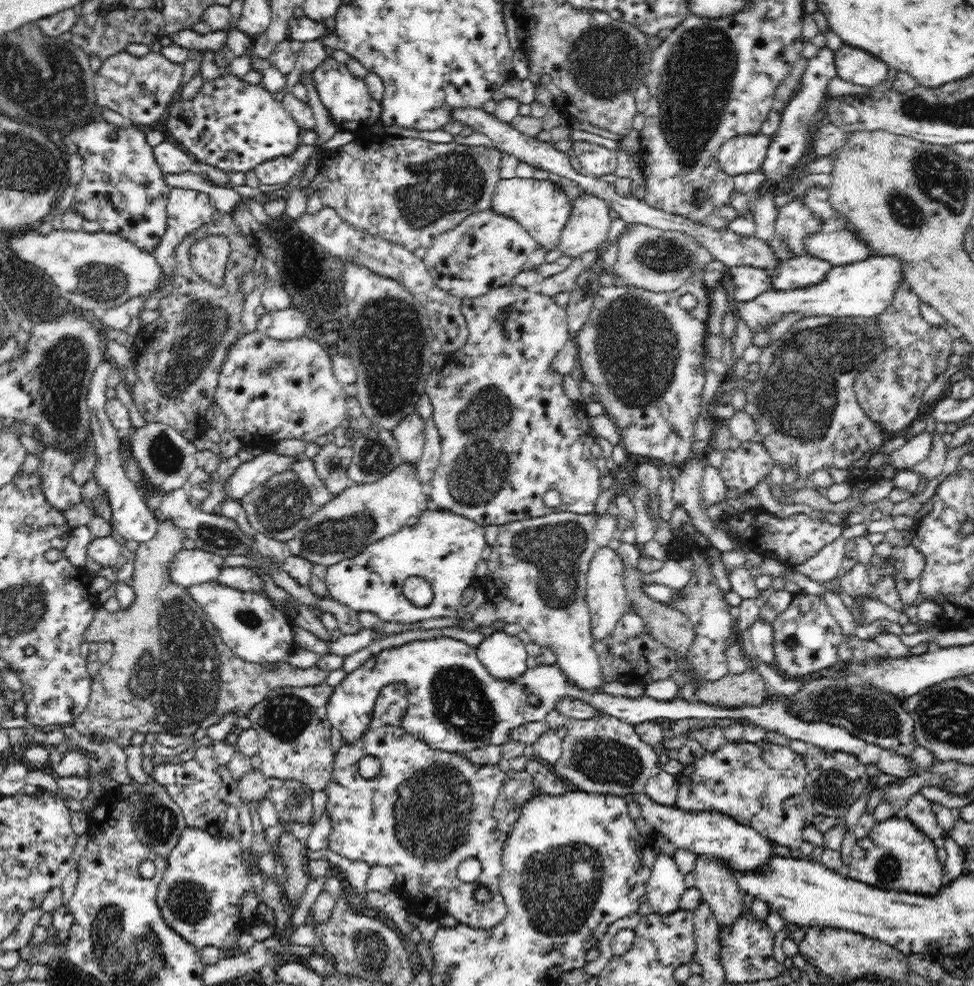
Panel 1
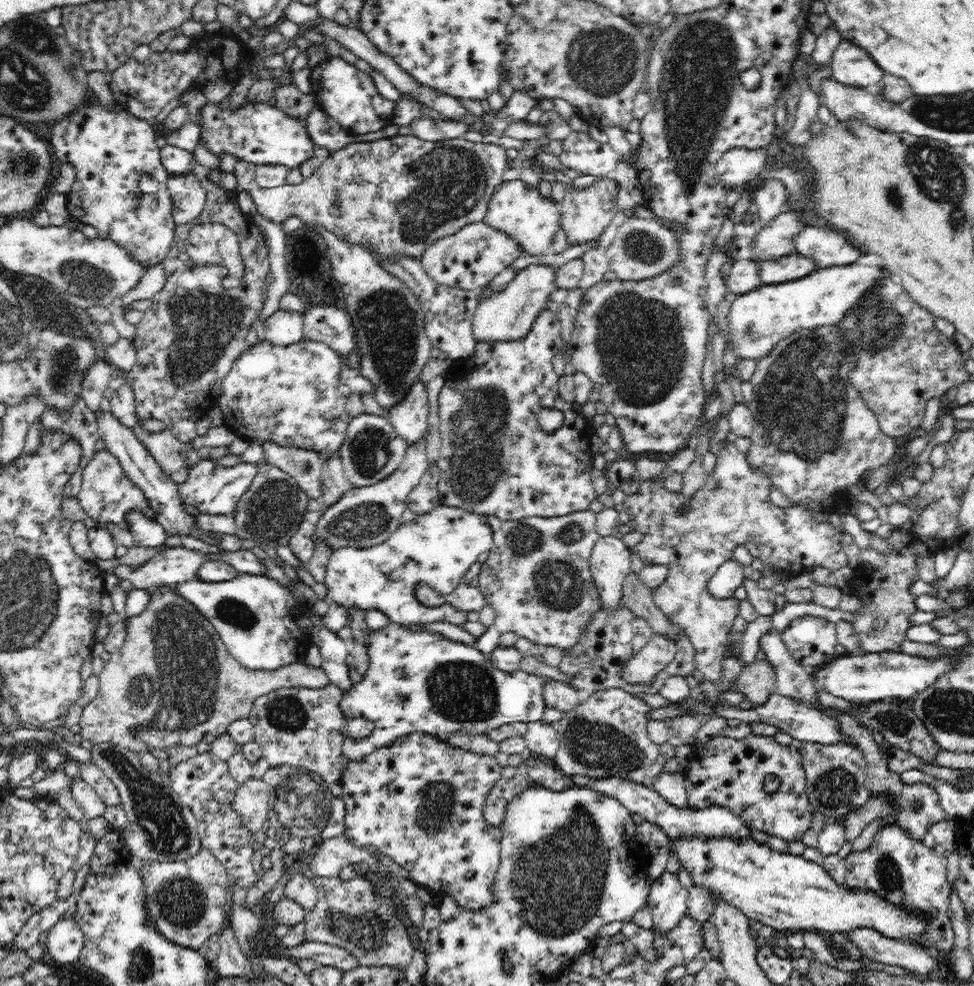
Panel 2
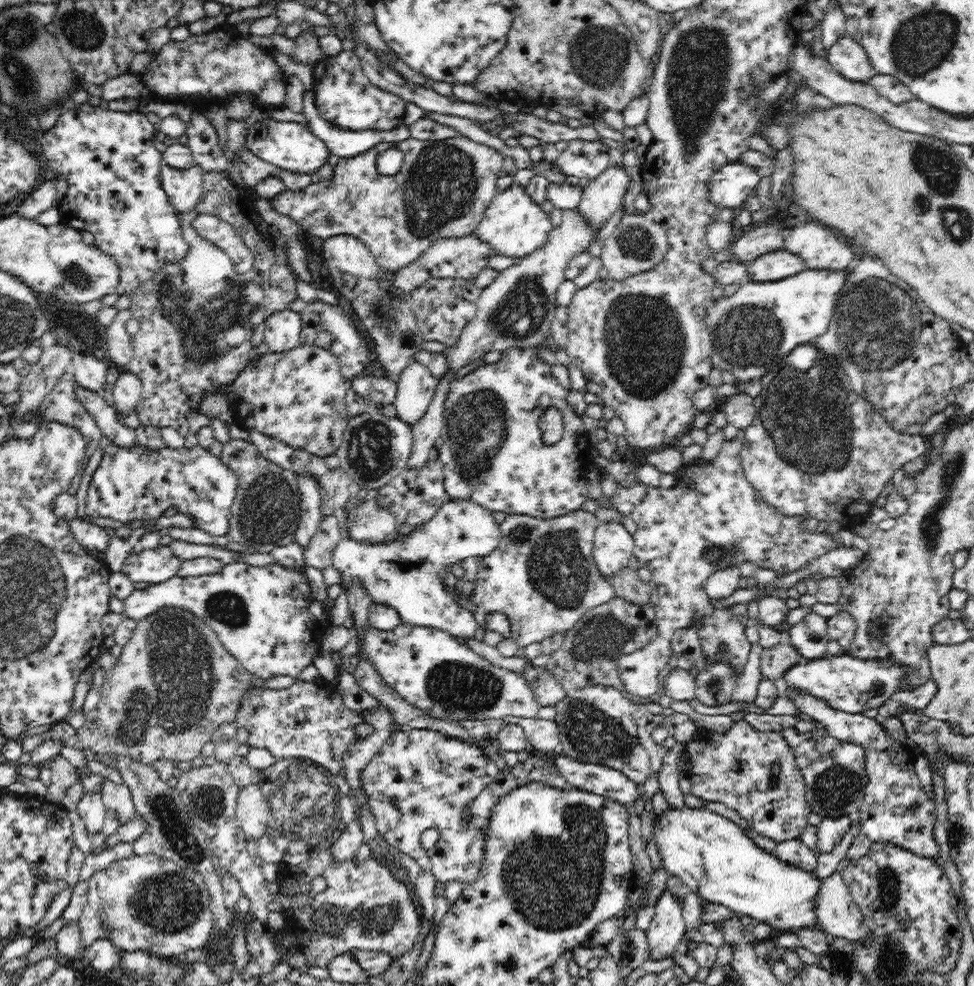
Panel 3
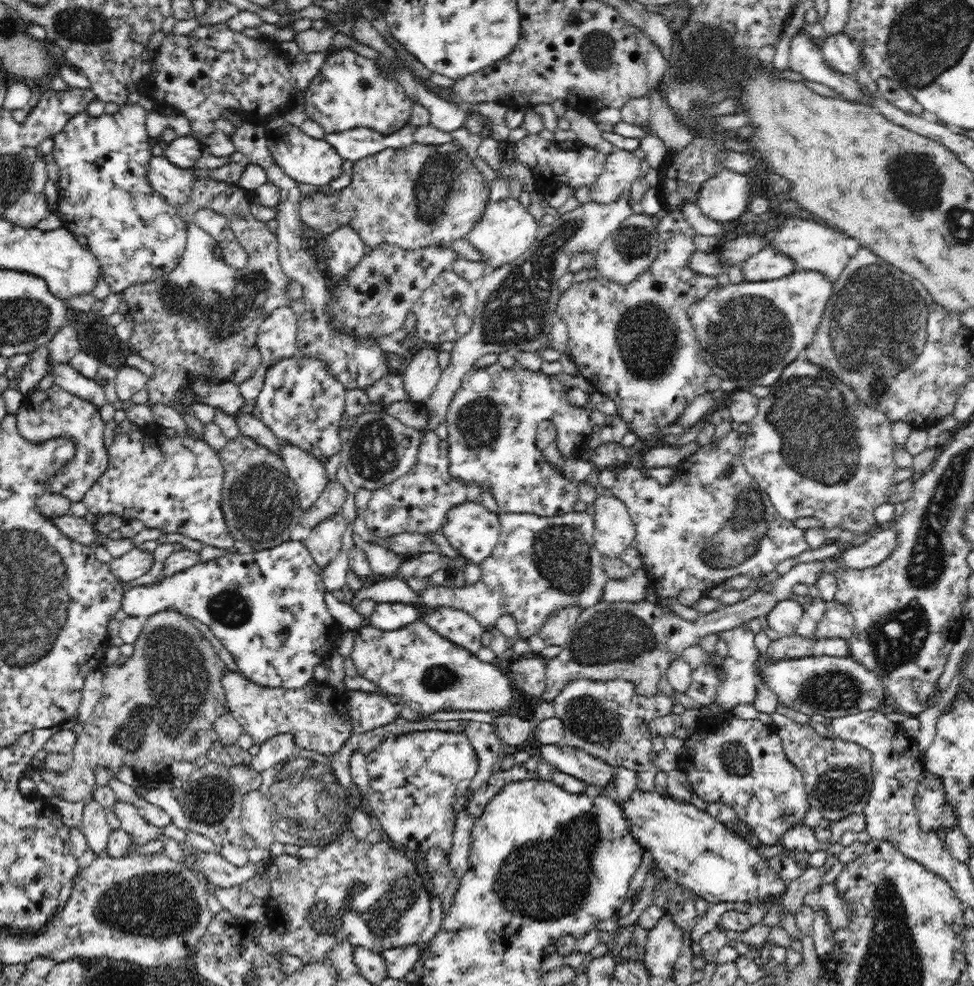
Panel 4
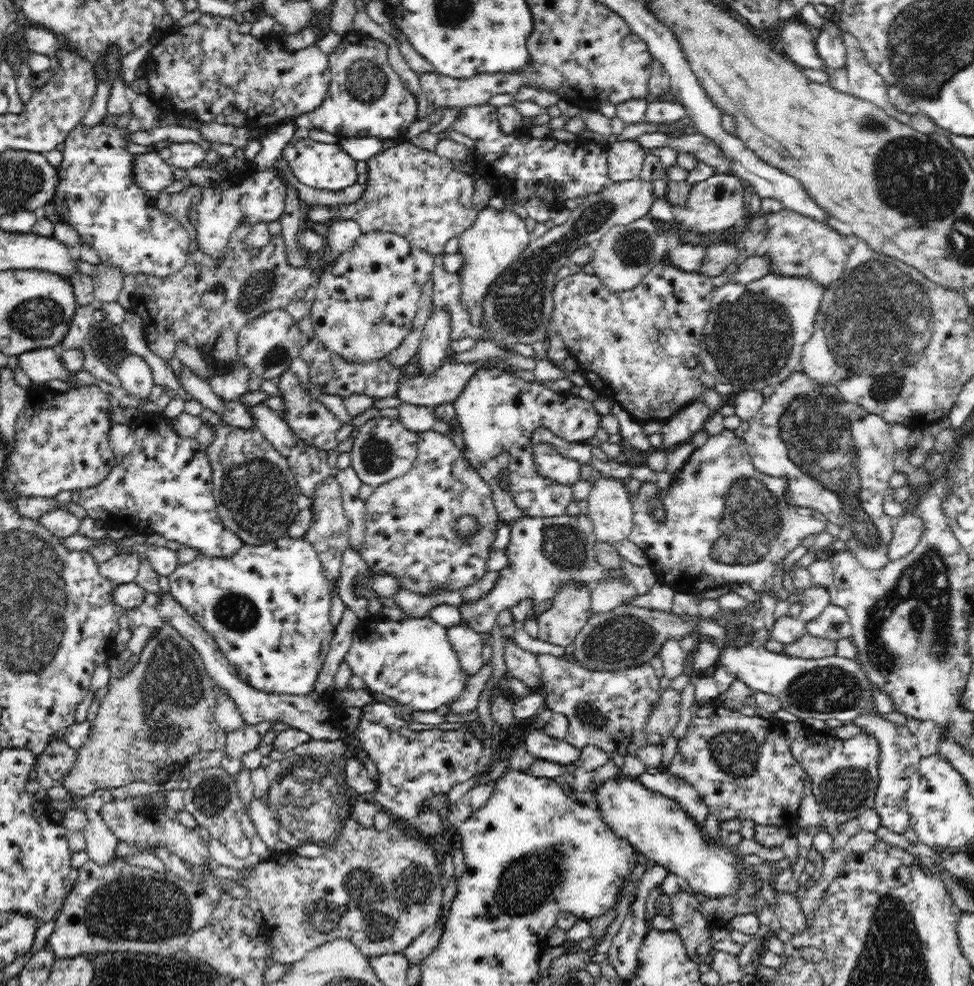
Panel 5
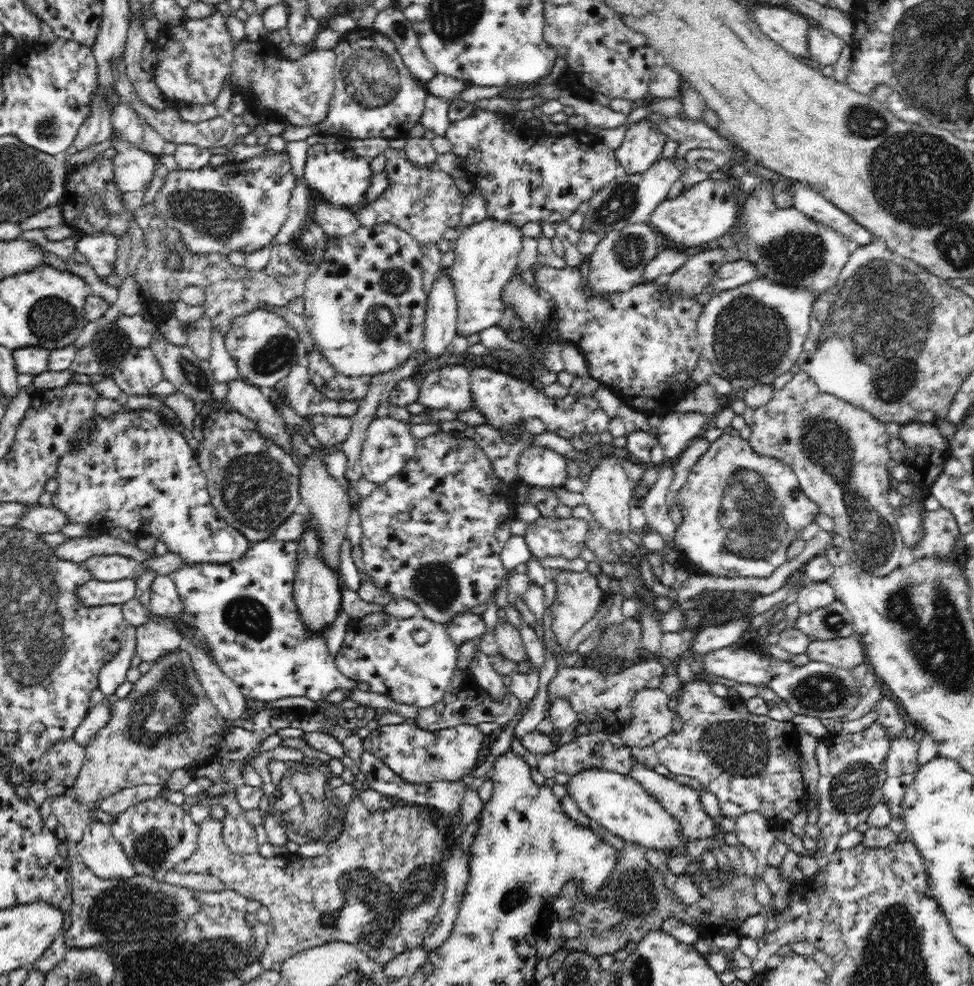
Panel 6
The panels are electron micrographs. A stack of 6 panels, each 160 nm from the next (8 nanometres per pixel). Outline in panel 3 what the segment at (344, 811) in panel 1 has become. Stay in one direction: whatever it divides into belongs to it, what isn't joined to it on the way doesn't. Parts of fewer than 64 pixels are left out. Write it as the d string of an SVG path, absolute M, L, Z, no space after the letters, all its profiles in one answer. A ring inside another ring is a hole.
M405 728L403 730L398 730L389 738L389 741L386 742L386 744L371 758L371 761L362 768L362 772L360 772L358 779L360 779L362 791L364 791L366 799L368 799L368 809L370 809L371 816L375 820L375 826L380 838L384 839L391 847L394 847L398 853L412 857L412 859L420 865L420 869L424 871L424 873L432 874L436 883L446 884L458 881L458 883L461 883L463 886L466 886L466 884L471 884L472 886L472 884L476 884L476 882L480 880L480 876L482 876L481 872L484 872L484 868L486 868L484 862L486 862L486 837L488 837L488 830L486 831L486 828L478 829L475 824L471 823L472 814L471 819L467 820L467 818L465 818L465 809L469 808L470 810L471 802L496 778L496 775L499 772L500 770L496 767L496 763L494 763L492 757L488 756L482 748L476 747L476 745L468 744L456 738L447 737L435 730ZM431 828L438 830L440 840L438 840L436 849L429 851L422 848L420 836L422 836L422 833L425 830Z

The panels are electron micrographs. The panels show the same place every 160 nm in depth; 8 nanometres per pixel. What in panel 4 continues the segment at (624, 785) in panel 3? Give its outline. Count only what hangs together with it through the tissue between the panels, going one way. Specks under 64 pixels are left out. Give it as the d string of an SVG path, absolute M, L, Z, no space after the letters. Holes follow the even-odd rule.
M542 745L538 754L542 755L542 758L548 764L552 765L552 767L558 769L558 771L566 773L580 781L584 781L586 788L592 793L603 794L603 790L610 785L614 788L616 778L614 768L606 764L603 760L589 755L586 751L565 745Z

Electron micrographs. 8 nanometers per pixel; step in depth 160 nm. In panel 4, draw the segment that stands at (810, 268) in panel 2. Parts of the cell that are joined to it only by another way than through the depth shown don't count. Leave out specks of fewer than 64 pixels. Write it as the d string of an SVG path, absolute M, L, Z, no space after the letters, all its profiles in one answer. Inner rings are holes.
M775 245L760 249L754 256L738 266L744 281L762 282L788 276L796 270L794 261L776 248Z

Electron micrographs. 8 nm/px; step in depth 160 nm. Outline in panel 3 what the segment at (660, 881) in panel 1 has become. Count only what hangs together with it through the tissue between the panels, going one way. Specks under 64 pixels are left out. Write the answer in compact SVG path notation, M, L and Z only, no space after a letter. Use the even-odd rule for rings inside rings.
M668 888L657 899L653 919L645 930L651 960L668 959L684 940L686 923L682 919L682 907L680 899Z

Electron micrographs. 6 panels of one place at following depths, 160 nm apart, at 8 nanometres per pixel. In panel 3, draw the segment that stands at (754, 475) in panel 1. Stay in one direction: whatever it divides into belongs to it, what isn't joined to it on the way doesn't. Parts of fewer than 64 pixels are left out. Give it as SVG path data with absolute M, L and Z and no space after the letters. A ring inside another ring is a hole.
M738 439L725 440L720 446L718 456L712 462L700 460L698 464L685 467L686 472L680 484L672 489L650 488L642 482L636 482L630 488L617 486L614 496L609 498L614 509L636 522L633 555L640 566L648 567L653 572L649 580L651 587L649 605L656 613L657 634L646 646L619 657L617 668L624 688L632 694L646 697L658 692L662 685L660 674L674 656L671 640L682 628L695 630L700 652L704 653L704 660L708 665L716 663L716 656L726 646L731 654L729 656L731 667L738 674L744 670L751 644L744 633L746 626L751 623L747 605L735 603L726 610L714 606L704 590L705 582L713 572L728 566L739 566L749 560L760 568L770 568L780 575L787 575L799 568L807 567L813 560L839 547L830 532L802 529L801 525L806 517L779 514L776 507L768 504L764 497L760 496L744 475L741 465L742 447L743 443Z

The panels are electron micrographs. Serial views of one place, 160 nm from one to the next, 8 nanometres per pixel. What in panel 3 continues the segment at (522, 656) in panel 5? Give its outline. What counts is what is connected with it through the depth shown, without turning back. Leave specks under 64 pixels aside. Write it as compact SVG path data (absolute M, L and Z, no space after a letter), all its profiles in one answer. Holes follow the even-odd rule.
M530 666L523 673L531 685L535 699L541 706L558 704L567 697L568 693L556 677L551 675L547 667Z

